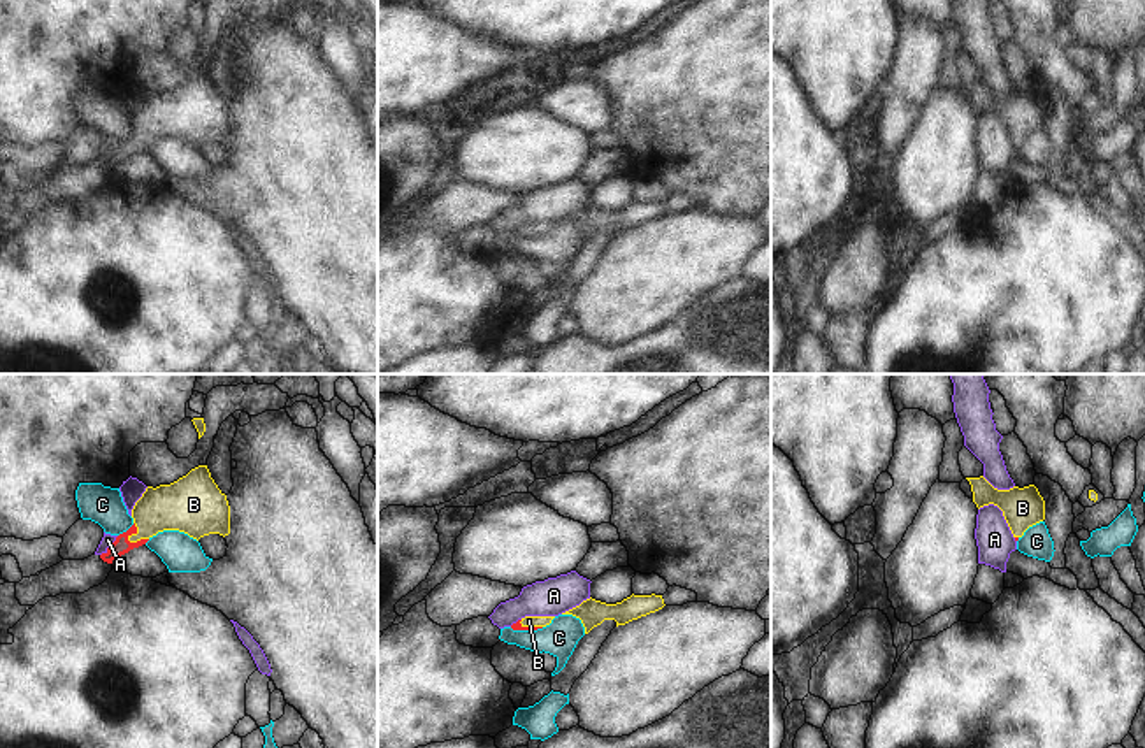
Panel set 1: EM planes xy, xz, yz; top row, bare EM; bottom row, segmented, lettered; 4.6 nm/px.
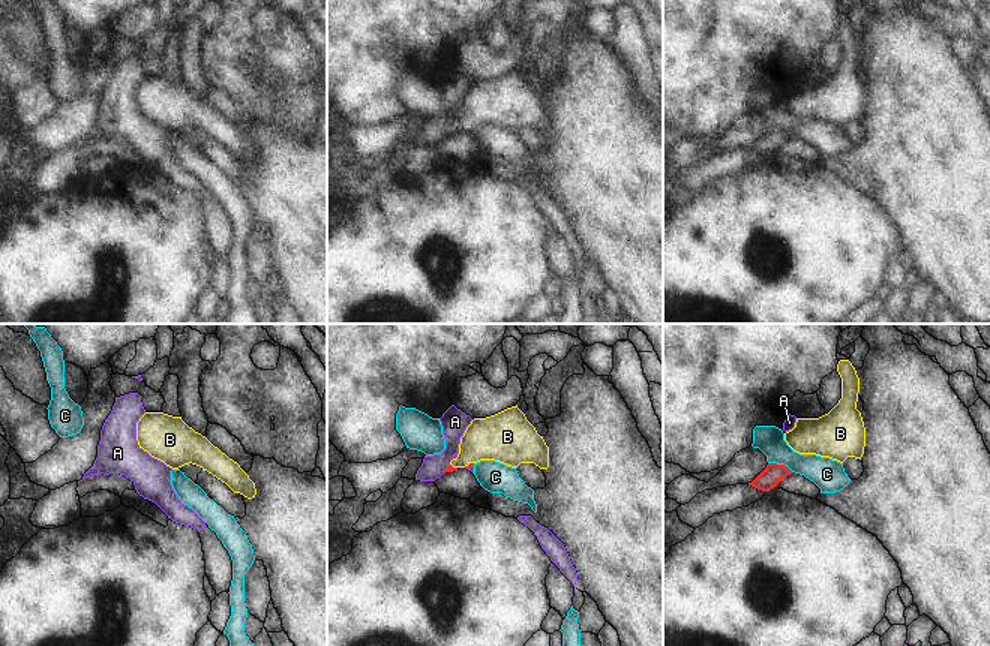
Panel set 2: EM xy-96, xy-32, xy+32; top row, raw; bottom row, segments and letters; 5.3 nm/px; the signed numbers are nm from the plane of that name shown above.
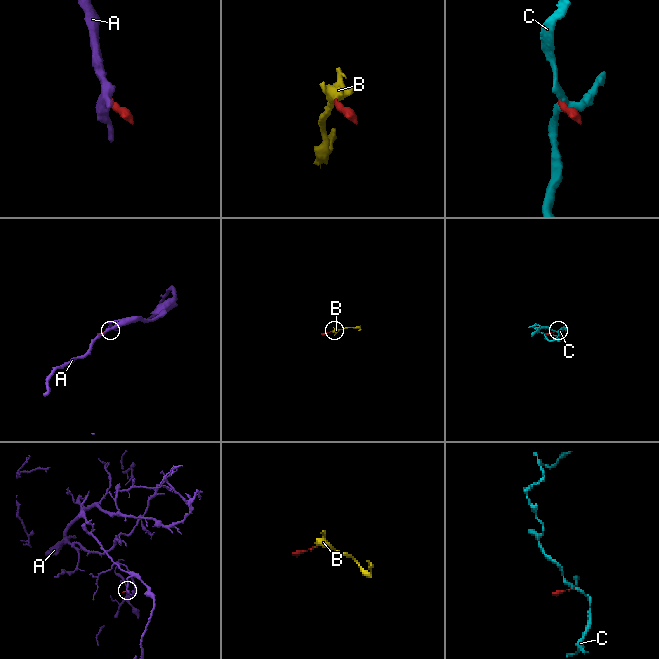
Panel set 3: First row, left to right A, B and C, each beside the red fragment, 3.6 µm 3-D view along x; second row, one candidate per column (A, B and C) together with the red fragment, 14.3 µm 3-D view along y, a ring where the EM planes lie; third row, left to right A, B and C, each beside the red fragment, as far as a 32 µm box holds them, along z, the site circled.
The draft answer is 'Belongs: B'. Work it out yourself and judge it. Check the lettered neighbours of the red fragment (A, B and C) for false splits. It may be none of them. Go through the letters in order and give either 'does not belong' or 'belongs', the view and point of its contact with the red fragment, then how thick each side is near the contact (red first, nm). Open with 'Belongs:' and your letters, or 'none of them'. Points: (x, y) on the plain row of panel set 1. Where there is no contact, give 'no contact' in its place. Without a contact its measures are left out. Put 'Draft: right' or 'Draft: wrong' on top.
Draft: right
Belongs: B
A: does not belong | xy (109, 153) | 80/50 nm
B: belongs | xy (129, 148) | 80/200 nm
C: does not belong | xy (127, 137) | 80/180 nm

